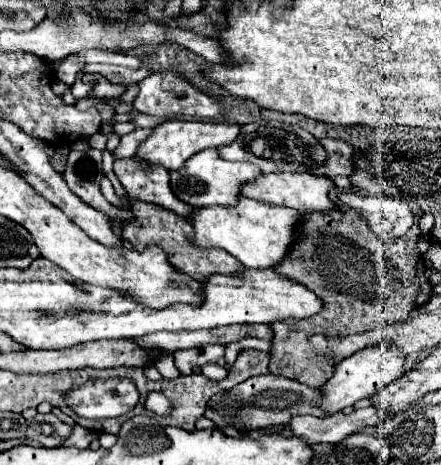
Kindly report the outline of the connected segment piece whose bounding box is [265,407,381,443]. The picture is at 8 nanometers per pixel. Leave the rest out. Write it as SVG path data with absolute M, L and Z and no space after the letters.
M367 407L367 409L357 409L351 415L345 415L345 413L335 413L329 417L301 415L301 417L295 417L289 425L269 427L265 431L291 429L293 435L305 437L311 443L337 443L337 441L343 441L343 437L361 433L363 429L369 429L369 427L377 427L379 419L381 417L377 409Z

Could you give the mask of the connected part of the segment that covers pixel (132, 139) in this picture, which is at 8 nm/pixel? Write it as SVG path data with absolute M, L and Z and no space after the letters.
M135 129L133 133L123 135L119 147L113 151L113 159L127 159L127 157L135 155L139 143L145 141L149 135L151 135L151 129Z

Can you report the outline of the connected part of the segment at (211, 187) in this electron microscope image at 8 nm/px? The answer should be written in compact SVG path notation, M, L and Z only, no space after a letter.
M205 149L205 151L195 153L191 159L187 159L187 165L183 169L171 171L171 189L181 201L193 207L211 207L211 205L231 207L239 203L243 183L249 183L257 179L259 175L261 171L253 163L231 163L231 161L221 159L217 149Z

